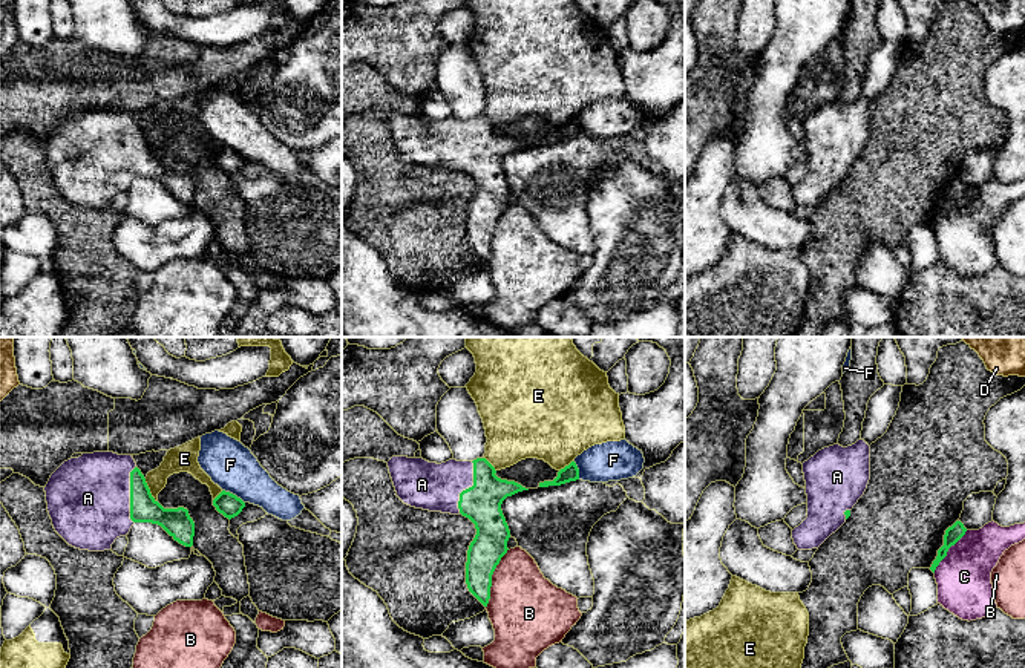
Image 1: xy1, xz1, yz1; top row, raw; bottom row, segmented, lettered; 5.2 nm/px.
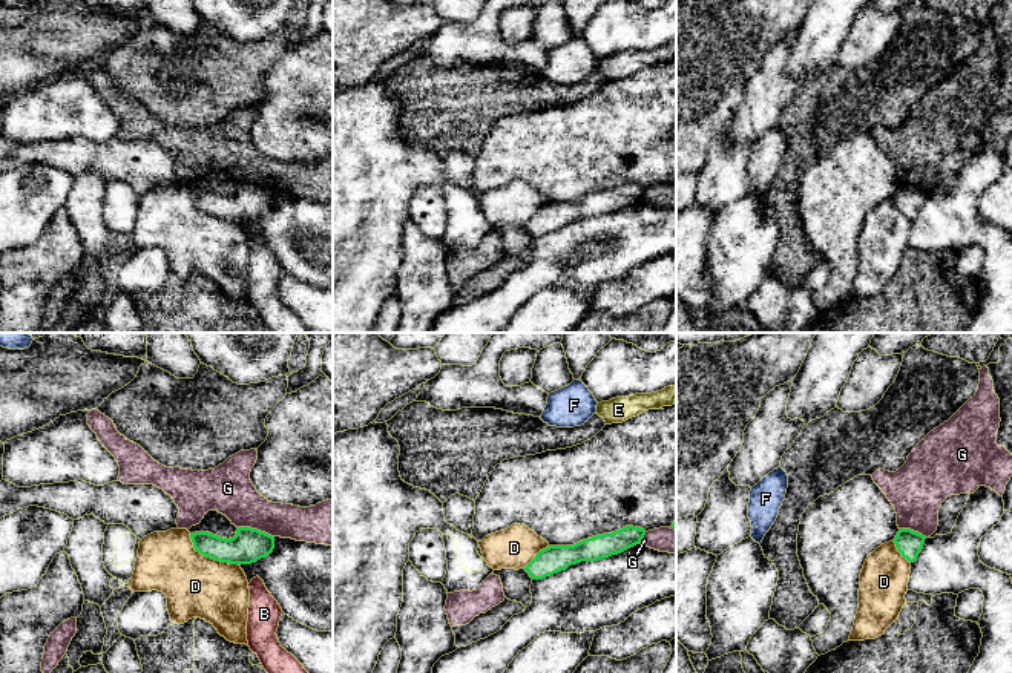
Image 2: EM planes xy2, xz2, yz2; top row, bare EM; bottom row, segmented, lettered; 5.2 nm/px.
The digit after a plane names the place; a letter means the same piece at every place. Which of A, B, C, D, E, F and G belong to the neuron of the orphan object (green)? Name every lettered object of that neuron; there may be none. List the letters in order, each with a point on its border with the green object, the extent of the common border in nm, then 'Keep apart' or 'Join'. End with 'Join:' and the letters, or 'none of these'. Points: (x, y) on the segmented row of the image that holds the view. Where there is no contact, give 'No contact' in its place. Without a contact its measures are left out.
A: Touches green at xz1 (469, 487). Shared border 280 nm. Join
B: Touches green at xz1 (491, 578). Shared border 340 nm. Keep apart
C: Touches green at yz1 (947, 550). Shared border 280 nm. Keep apart
D: Touches green at xy2 (209, 557). Shared border 300 nm. Keep apart
E: Touches green at xy1 (149, 491). Shared border 140 nm. Keep apart
F: Touches green at xy1 (232, 494). Shared border 140 nm. Keep apart
G: Touches green at xy2 (256, 529). Shared border 200 nm. Keep apart
Join: A

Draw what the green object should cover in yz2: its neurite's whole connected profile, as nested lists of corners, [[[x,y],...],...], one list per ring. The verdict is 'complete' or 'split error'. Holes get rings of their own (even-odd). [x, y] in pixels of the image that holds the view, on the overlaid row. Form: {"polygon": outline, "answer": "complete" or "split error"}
{"polygon": [[[900,529],[894,538],[897,550],[909,563],[914,563],[923,549],[926,537],[911,529]]], "answer": "complete"}

